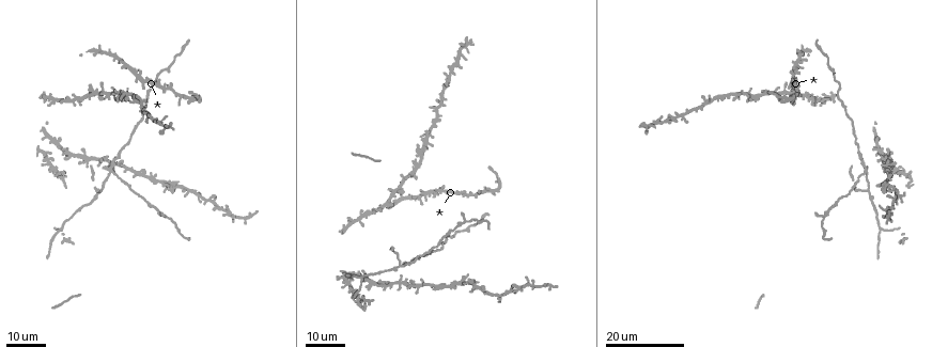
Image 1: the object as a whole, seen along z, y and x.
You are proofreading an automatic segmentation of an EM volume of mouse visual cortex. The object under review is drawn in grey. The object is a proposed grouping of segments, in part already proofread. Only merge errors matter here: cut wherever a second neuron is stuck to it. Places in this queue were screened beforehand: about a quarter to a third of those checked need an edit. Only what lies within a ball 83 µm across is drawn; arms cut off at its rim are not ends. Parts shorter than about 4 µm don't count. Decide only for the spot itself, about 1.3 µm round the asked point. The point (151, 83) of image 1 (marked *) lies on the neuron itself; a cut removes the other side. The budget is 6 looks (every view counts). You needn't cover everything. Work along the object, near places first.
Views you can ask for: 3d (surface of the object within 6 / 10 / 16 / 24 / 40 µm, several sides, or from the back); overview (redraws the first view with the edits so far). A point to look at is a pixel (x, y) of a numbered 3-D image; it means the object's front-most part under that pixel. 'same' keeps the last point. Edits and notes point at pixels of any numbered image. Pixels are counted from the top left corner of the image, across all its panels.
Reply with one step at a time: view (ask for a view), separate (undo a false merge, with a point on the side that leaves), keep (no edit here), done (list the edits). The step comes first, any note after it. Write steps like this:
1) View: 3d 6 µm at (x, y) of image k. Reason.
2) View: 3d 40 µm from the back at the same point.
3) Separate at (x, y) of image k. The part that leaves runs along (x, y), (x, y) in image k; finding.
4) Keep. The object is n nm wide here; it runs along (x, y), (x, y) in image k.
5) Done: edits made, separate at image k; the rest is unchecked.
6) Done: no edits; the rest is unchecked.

View: 3d 24 µm at (169, 68) of image 1. A fork.

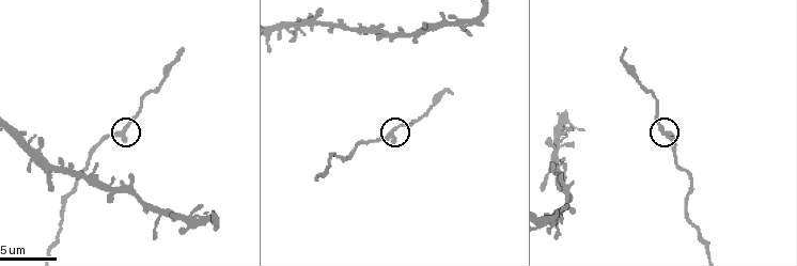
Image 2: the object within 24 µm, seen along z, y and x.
View: 3d 6 µm at (393, 130) of image 2. Closer look.

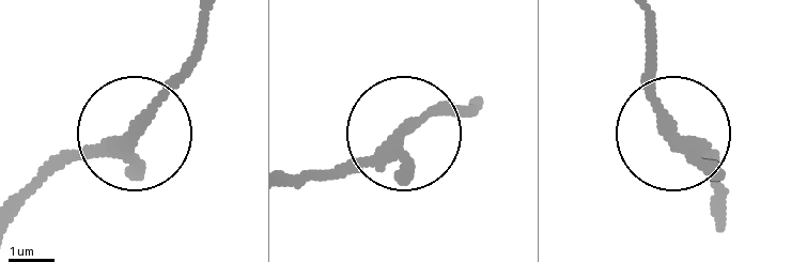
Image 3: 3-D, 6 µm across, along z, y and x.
Keep. 3 arms meet here; one neuron here.

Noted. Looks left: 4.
View: 3d 24 µm at (402, 265) of image 1. Three arms meet.

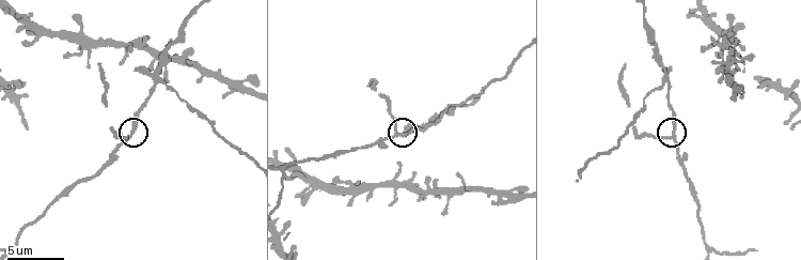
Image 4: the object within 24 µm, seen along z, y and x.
View: 3d 6 µm at (395, 135) of image 4.

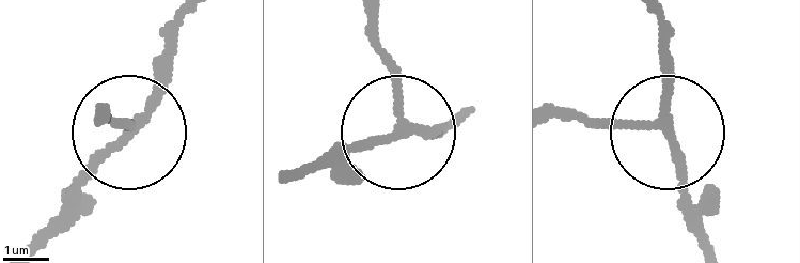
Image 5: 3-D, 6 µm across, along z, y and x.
Keep. It runs along (658, 20), (669, 43), (665, 127), (554, 112) in image 5; continuous, no second neuron.

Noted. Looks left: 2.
View: 3d 16 µm at (667, 81) of image 4. Looks like a crossing.

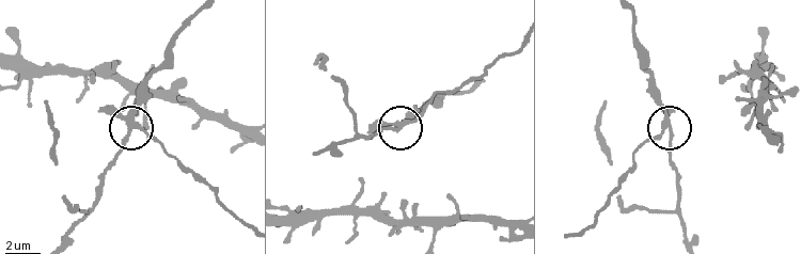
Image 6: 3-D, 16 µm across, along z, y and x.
Separate at (672, 109) of image 6. 4 arms meet here; the part that leaves runs along (666, 121), (637, 146), (630, 168), (595, 219), (571, 233) in image 6; two neurons meet here.

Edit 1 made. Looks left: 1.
Done: edits made, separate at image 6; the rest is unchecked.

